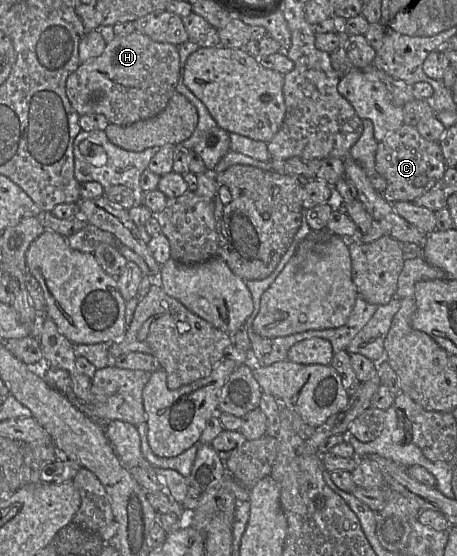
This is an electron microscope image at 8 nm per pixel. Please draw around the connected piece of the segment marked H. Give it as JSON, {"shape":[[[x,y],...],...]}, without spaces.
{"shape":[[[138,32],[115,35],[106,43],[103,53],[81,63],[66,80],[66,95],[74,110],[80,115],[102,114],[109,123],[125,126],[158,115],[176,92],[180,71],[178,46],[153,41]]]}

